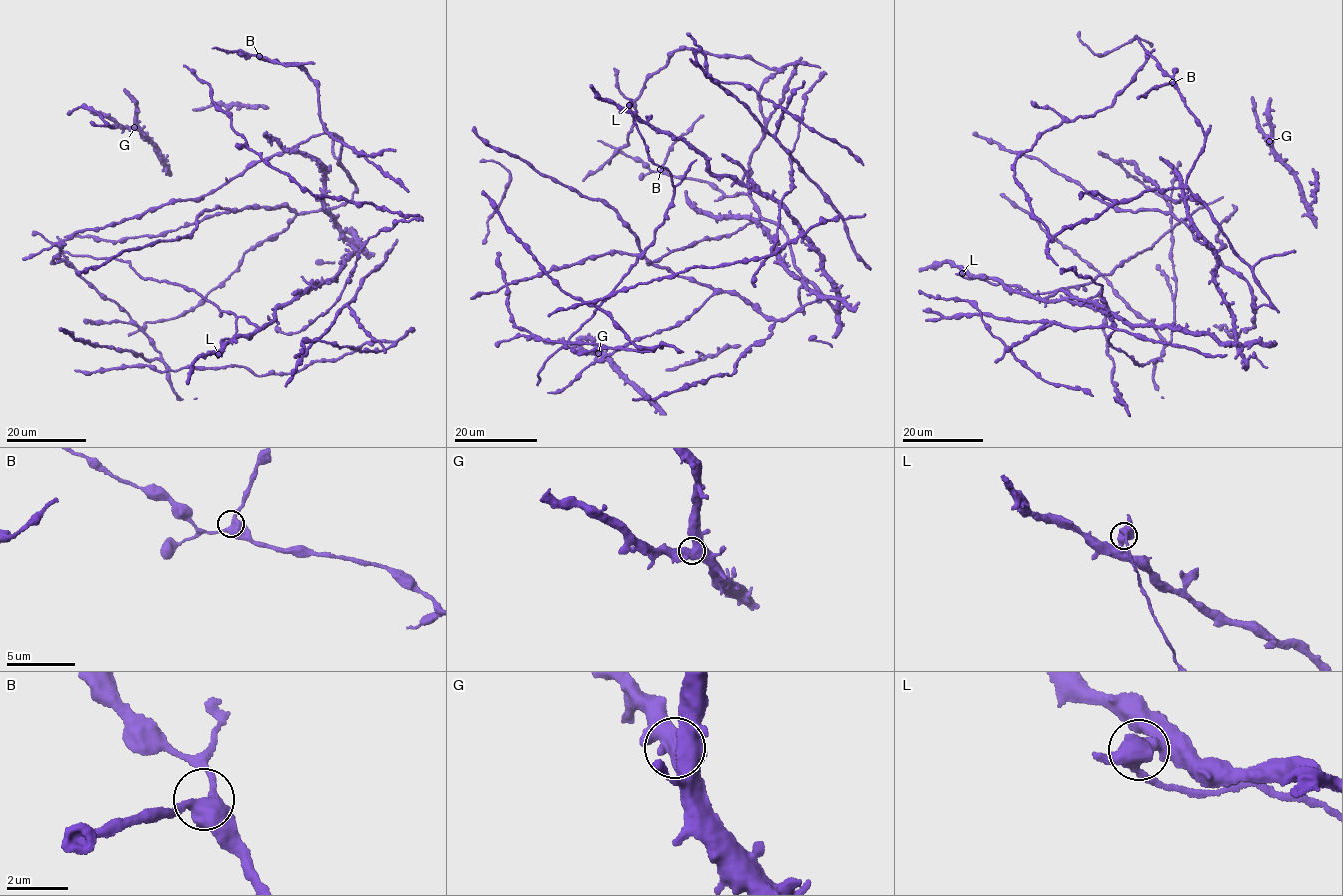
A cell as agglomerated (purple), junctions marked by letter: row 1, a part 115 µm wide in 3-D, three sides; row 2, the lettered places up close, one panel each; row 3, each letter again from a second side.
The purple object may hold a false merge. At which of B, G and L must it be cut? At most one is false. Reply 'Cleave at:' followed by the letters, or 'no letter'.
Cleave at: L

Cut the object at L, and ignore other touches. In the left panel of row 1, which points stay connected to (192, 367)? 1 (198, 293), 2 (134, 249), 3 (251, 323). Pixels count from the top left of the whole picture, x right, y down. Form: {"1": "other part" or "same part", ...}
{"1": "other part", "2": "same part", "3": "other part"}

